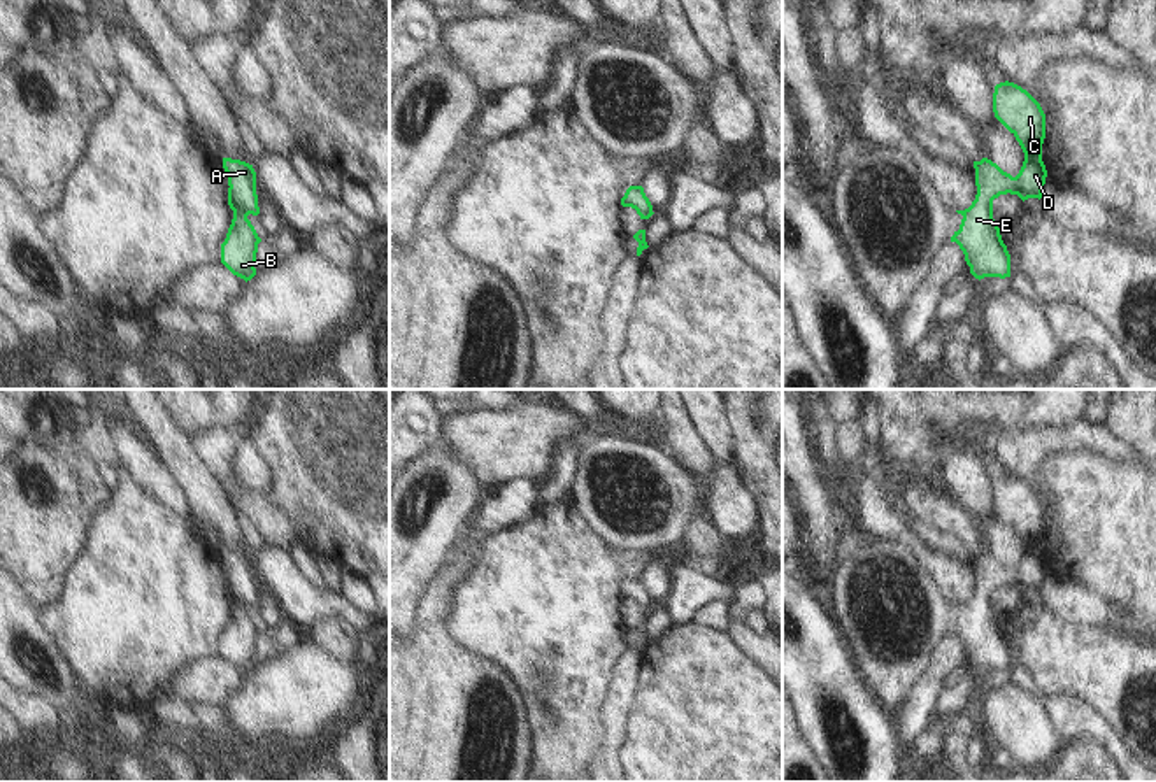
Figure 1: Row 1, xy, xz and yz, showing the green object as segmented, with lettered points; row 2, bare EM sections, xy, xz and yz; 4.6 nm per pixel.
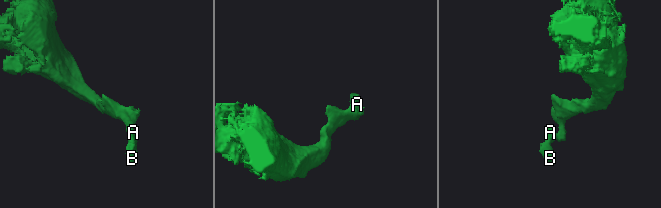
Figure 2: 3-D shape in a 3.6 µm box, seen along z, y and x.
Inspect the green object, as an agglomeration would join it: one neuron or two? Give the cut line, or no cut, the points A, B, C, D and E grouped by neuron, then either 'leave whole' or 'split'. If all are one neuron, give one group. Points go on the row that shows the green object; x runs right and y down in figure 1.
no cut; A B C D E; leave whole

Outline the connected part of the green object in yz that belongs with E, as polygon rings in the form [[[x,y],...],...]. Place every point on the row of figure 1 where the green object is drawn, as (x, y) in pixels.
[[[1005,81],[995,86],[993,112],[1019,142],[1024,161],[1016,177],[988,158],[974,161],[977,195],[968,209],[956,210],[963,219],[951,242],[960,245],[970,274],[979,281],[1010,277],[1010,254],[993,219],[993,200],[1007,193],[1023,202],[1040,200],[1047,177],[1042,161],[1045,114],[1040,103],[1021,86]]]

